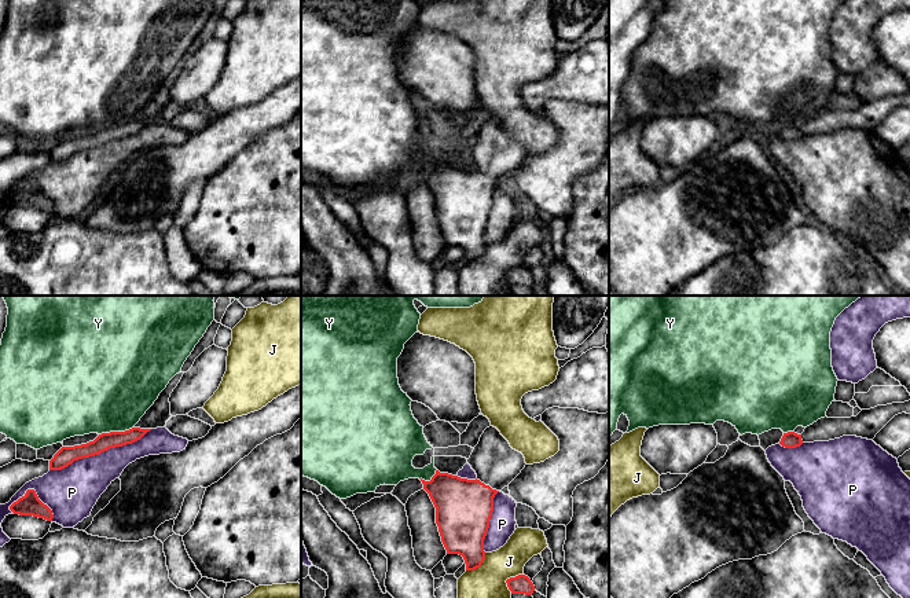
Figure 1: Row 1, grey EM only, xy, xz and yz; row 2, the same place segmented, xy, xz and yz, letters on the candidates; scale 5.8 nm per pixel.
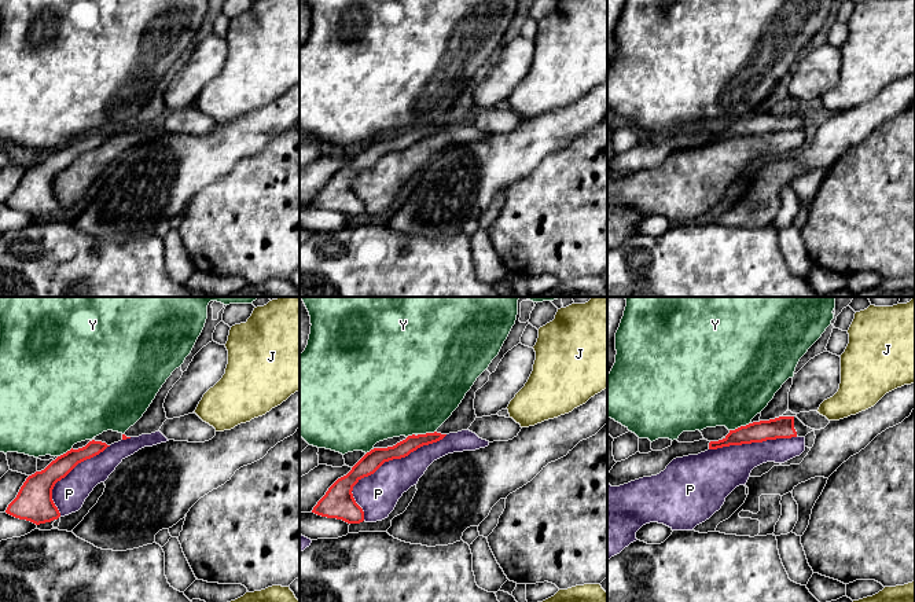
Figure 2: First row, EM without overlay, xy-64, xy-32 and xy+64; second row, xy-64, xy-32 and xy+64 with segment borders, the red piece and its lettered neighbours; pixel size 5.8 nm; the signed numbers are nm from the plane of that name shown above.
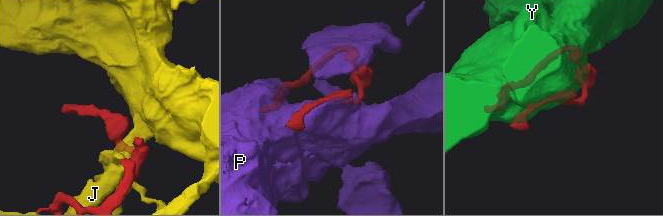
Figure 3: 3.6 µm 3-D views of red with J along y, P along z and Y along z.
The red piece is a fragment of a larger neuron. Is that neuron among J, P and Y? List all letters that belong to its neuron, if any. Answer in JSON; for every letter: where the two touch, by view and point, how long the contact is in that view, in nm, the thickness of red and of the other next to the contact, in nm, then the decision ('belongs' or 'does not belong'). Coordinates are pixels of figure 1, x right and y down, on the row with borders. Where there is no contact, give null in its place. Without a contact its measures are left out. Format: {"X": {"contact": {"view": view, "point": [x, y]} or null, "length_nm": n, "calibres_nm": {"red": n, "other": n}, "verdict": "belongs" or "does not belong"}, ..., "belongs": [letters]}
{"J": {"contact": {"view": "xz", "point": [507, 579]}, "length_nm": 140, "calibres_nm": {"red": 110, "other": 200}, "verdict": "does not belong"}, "P": {"contact": {"view": "xy", "point": [101, 452]}, "length_nm": 650, "calibres_nm": {"red": 110, "other": 280}, "verdict": "does not belong"}, "Y": {"contact": {"view": "xy", "point": [116, 432]}, "length_nm": 200, "calibres_nm": {"red": 100, "other": 480}, "verdict": "does not belong"}, "belongs": []}

